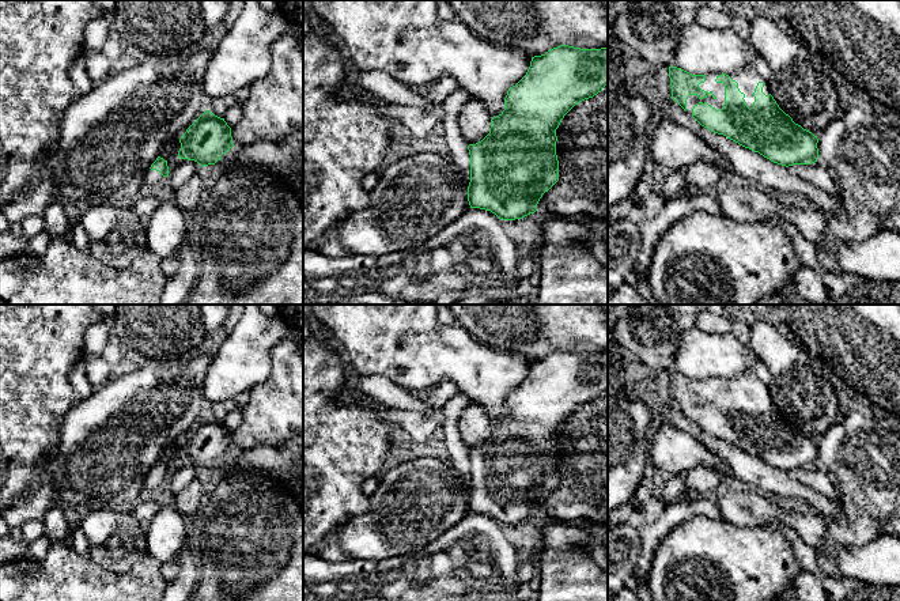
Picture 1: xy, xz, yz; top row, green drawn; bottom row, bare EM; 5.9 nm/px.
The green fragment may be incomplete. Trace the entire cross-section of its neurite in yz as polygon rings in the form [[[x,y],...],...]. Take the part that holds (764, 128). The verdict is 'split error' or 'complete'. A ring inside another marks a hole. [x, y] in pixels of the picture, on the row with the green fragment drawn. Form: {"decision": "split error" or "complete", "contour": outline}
{"decision": "split error", "contour": [[[752,65],[730,75],[692,75],[681,68],[669,67],[669,78],[672,99],[711,132],[723,135],[740,145],[786,167],[817,162],[817,136],[795,124],[779,107],[771,95],[768,82]]]}

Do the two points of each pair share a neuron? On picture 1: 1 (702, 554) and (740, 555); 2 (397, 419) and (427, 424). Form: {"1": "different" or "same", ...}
{"1": "same", "2": "same"}

